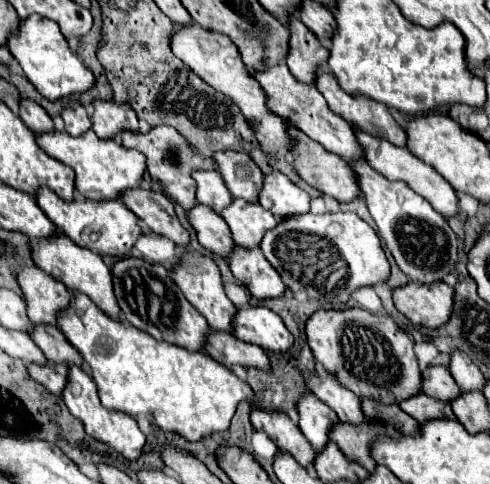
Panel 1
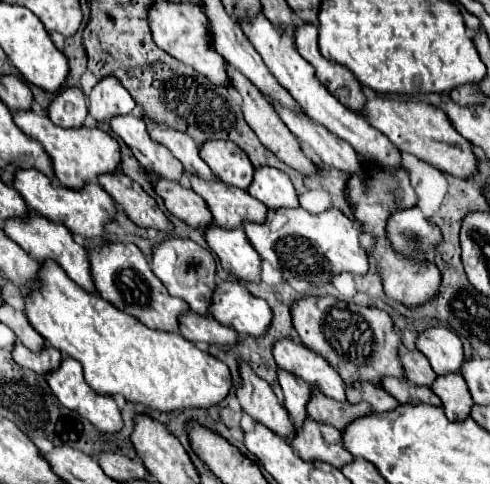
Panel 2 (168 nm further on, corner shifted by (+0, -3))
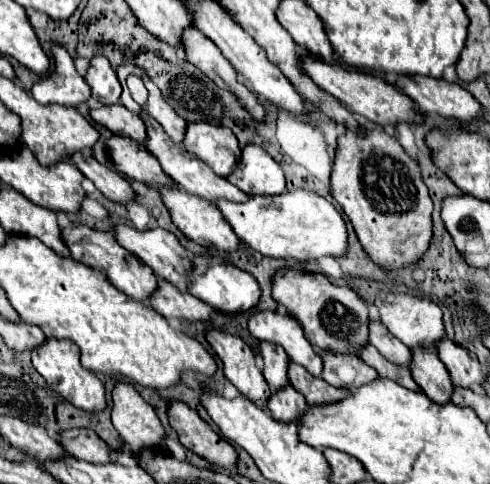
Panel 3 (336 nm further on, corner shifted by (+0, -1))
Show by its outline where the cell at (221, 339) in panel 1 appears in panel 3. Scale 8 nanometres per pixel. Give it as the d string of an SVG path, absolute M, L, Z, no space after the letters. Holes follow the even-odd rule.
M158 277L156 291L148 297L154 311L166 319L186 319L186 321L206 321L210 319L210 305L200 301L190 293L182 293L166 279Z

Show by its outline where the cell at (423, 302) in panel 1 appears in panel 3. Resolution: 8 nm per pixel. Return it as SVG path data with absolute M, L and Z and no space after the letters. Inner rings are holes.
M372 129L364 135L346 133L344 137L340 137L336 149L336 161L330 177L330 187L332 187L330 191L332 199L342 207L342 211L354 225L354 231L362 247L366 249L366 253L370 255L372 261L382 265L386 271L410 265L428 247L428 241L432 237L432 219L430 219L432 201L428 197L428 189L422 181L418 163L410 159L402 149L402 145L386 131Z

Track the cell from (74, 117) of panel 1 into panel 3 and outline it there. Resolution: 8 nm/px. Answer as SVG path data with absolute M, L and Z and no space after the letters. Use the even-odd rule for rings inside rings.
M54 43L52 55L54 71L32 85L32 97L42 105L60 103L74 107L76 103L86 103L90 99L90 87L84 81L84 77L76 71L68 51L62 45Z

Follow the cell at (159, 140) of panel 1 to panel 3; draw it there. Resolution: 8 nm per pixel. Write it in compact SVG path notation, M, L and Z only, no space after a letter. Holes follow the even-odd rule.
M88 103L90 107L90 117L110 129L114 135L120 137L130 137L144 145L144 121L140 121L140 115L128 111L124 105L114 103L114 105L102 105L102 103Z

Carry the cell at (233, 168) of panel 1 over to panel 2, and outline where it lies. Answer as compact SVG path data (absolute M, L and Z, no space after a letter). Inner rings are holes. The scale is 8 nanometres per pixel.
M228 141L204 143L204 147L200 149L200 157L226 185L238 189L250 187L254 177L254 165L250 163L248 155L244 155L244 151L240 151L240 147L236 147L234 143Z

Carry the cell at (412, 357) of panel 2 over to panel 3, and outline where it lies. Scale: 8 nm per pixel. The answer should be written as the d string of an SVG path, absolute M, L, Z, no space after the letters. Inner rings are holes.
M370 319L368 323L368 335L370 335L370 343L392 363L396 365L406 365L412 359L410 349L402 343L396 341L396 337L392 337L392 333L388 333L388 329L384 329L384 325L380 321Z

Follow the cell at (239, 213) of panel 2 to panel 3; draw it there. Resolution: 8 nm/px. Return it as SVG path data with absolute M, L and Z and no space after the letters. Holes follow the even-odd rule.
M140 97L138 99L138 103L140 103L140 107L142 107L142 119L144 119L144 125L146 125L146 149L160 161L160 165L162 165L162 171L168 175L168 177L172 177L182 189L186 189L188 193L194 193L194 195L198 195L198 197L204 197L204 199L208 199L208 201L216 201L218 197L224 197L224 199L230 199L230 201L236 201L236 203L240 203L240 201L246 201L248 199L248 195L246 193L242 193L240 189L236 189L232 183L228 183L224 177L220 177L220 175L216 175L204 161L200 161L196 155L190 155L188 151L184 151L178 143L174 143L166 133L164 133L164 129L162 129L162 125L160 123L156 123L148 113L146 113L146 99L144 97Z

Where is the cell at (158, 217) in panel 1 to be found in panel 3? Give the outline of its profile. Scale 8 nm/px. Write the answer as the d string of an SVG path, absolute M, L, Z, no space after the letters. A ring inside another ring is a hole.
M88 149L76 151L70 159L82 171L82 175L88 177L98 187L98 191L102 191L110 201L126 203L126 201L130 201L130 199L136 197L134 191L132 191L132 187L130 187L130 183L120 173L110 171L108 167L104 167L102 163L98 163Z

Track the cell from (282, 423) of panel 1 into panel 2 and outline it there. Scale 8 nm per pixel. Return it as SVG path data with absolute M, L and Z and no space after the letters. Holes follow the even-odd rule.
M242 363L240 373L242 373L244 383L238 387L236 395L242 409L254 421L262 423L264 427L268 427L282 439L292 441L296 437L296 427L288 411L278 403L272 387L266 381L262 381L258 375L254 375L254 371L246 363Z

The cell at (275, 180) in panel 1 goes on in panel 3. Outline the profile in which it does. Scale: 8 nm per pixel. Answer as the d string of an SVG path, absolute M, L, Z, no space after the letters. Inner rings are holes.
M258 145L242 147L240 161L226 179L248 195L280 195L286 189L282 167Z

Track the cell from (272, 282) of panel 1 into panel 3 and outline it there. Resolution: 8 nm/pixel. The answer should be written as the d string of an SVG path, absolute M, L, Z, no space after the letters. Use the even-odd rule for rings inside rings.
M172 185L172 187L160 187L158 189L160 195L162 195L162 201L166 205L166 209L170 211L172 215L172 223L192 241L200 243L206 247L206 241L210 245L214 245L216 249L220 251L234 251L238 249L238 237L236 233L232 233L232 227L224 221L222 213L216 209L214 203L198 197L198 195L192 195L188 191L184 191L180 185Z

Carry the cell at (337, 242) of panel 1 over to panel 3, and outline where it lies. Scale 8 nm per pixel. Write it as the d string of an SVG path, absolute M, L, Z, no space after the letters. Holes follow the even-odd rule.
M292 189L280 195L252 195L246 203L216 201L222 217L232 225L234 233L252 249L268 257L294 257L300 261L318 259L320 255L346 253L346 223L336 207L308 189Z

